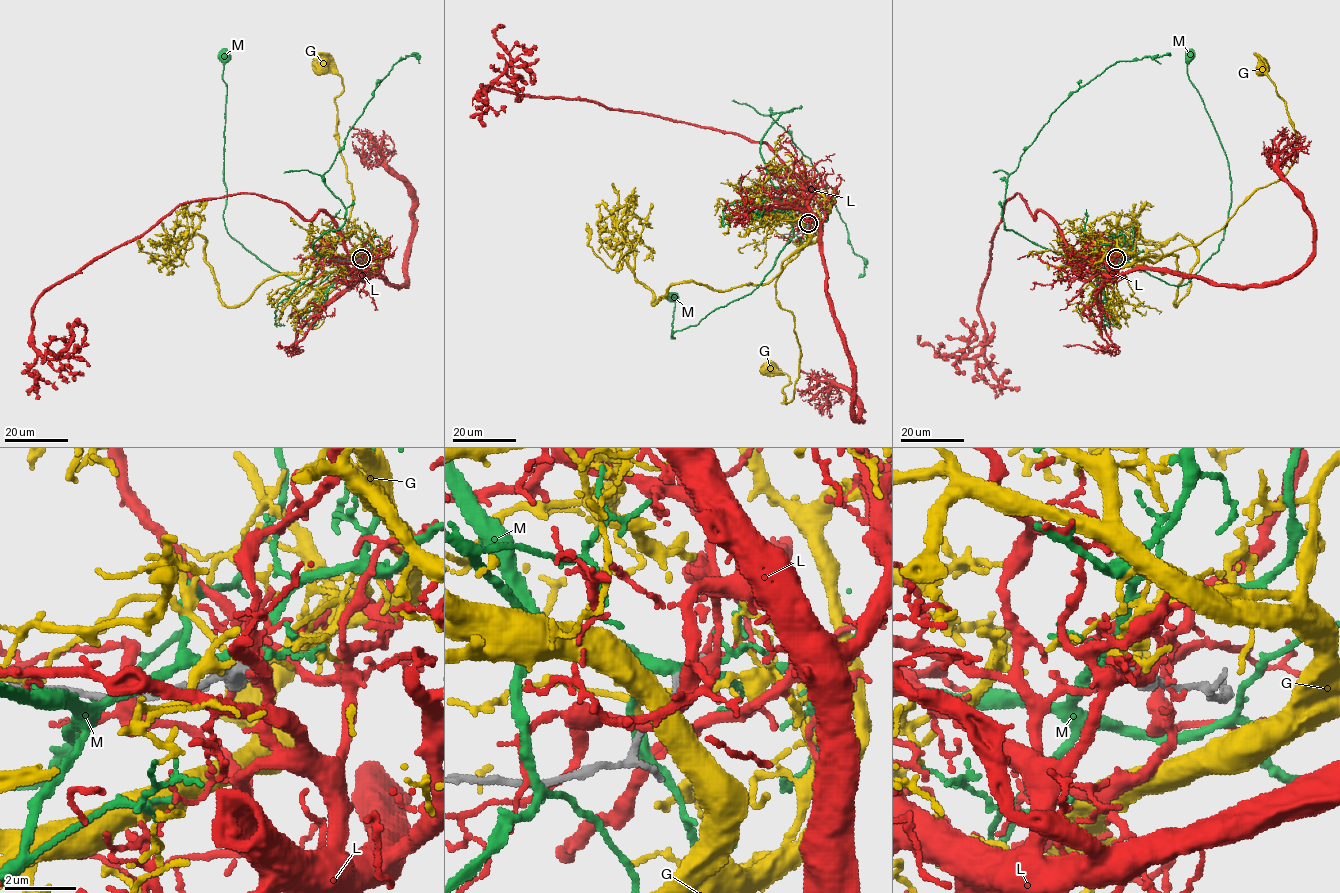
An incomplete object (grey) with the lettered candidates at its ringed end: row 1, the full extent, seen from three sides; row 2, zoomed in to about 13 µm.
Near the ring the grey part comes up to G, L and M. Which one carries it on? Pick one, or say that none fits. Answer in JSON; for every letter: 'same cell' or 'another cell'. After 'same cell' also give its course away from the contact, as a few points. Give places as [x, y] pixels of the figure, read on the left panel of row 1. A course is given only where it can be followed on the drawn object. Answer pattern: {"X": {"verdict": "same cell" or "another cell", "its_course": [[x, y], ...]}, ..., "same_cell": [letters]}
{"G": {"verdict": "another cell"}, "L": {"verdict": "another cell"}, "M": {"verdict": "another cell"}, "same_cell": []}

